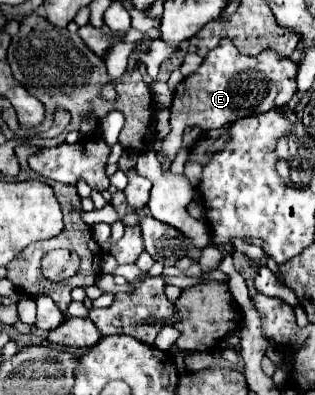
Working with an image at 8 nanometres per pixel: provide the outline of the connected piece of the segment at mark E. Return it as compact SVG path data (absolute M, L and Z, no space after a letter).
M227 40L221 42L215 50L209 52L199 70L187 76L175 90L169 118L171 130L161 140L161 150L157 152L161 170L167 172L177 152L181 150L181 138L185 128L189 126L201 126L203 130L223 128L249 114L263 114L275 108L283 108L297 92L295 74L297 64L291 62L289 58L277 56L275 50L265 50L257 58L251 58L239 54L231 42Z

